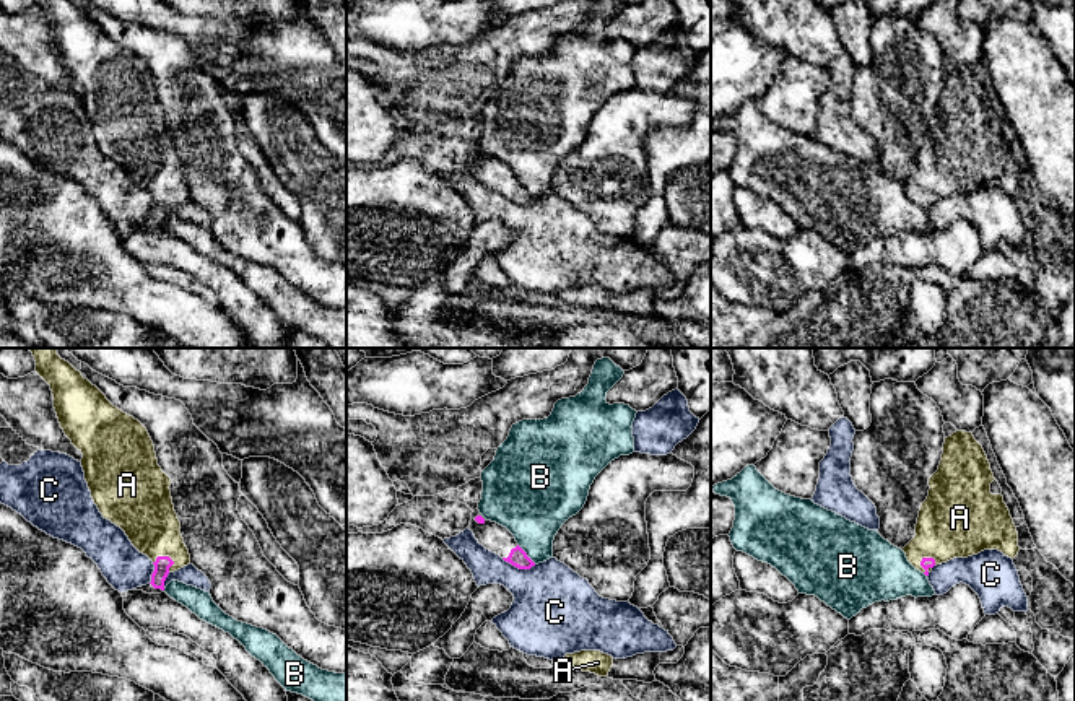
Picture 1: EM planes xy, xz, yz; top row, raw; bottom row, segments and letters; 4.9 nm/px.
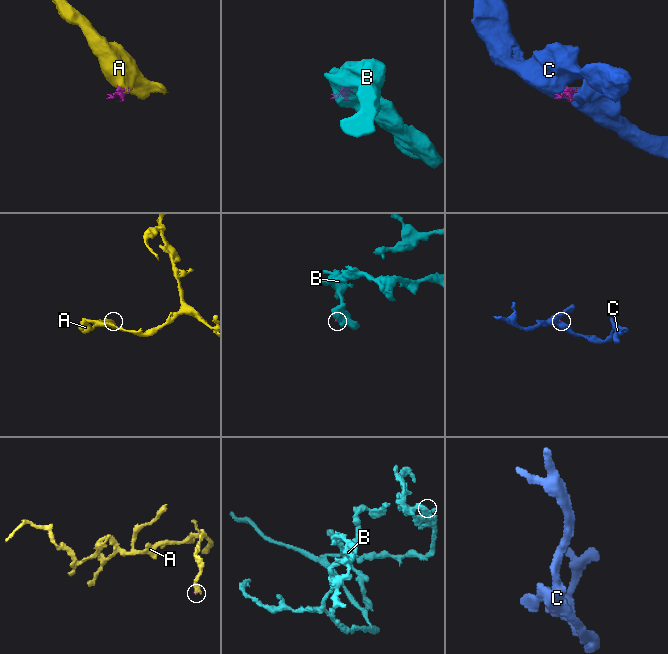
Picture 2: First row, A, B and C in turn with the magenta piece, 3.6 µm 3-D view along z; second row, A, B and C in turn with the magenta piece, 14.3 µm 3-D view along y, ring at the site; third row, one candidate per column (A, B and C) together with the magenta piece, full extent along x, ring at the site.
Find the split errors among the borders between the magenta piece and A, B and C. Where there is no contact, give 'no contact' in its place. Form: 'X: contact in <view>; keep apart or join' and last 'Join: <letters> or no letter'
A: contact in yz; join
B: contact in xz; keep apart
C: contact in xz; keep apart
Join: A

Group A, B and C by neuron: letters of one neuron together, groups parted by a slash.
A / B / C

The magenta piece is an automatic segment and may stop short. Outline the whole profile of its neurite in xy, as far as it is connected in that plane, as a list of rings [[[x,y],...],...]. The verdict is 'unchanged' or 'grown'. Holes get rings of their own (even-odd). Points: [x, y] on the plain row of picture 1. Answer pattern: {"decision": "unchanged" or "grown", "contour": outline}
{"decision": "grown", "contour": [[[36,0],[36,8],[50,21],[60,63],[83,89],[85,115],[99,148],[104,155],[120,163],[132,181],[155,200],[151,218],[132,226],[164,228],[168,210],[187,202],[190,190],[174,146],[169,125],[171,114],[158,101],[155,81],[146,63],[114,42],[72,0]]]}

